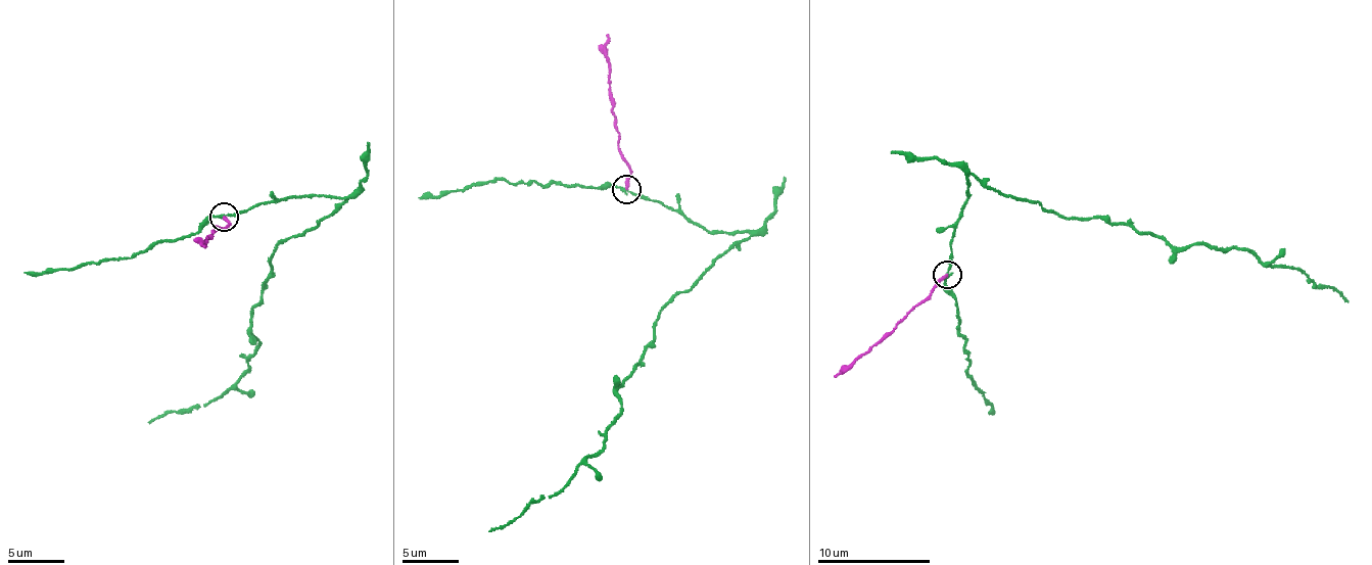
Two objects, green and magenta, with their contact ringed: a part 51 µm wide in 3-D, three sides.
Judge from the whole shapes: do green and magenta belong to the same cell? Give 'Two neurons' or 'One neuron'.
Two neurons

